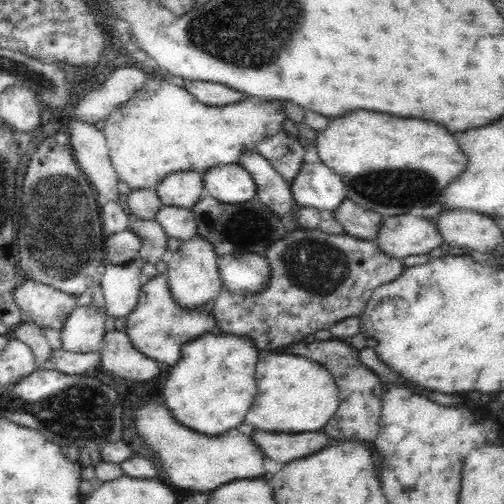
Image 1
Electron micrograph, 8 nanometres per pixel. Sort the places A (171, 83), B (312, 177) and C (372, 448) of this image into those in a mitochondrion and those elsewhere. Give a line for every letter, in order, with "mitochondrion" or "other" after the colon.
A: other
B: other
C: other

